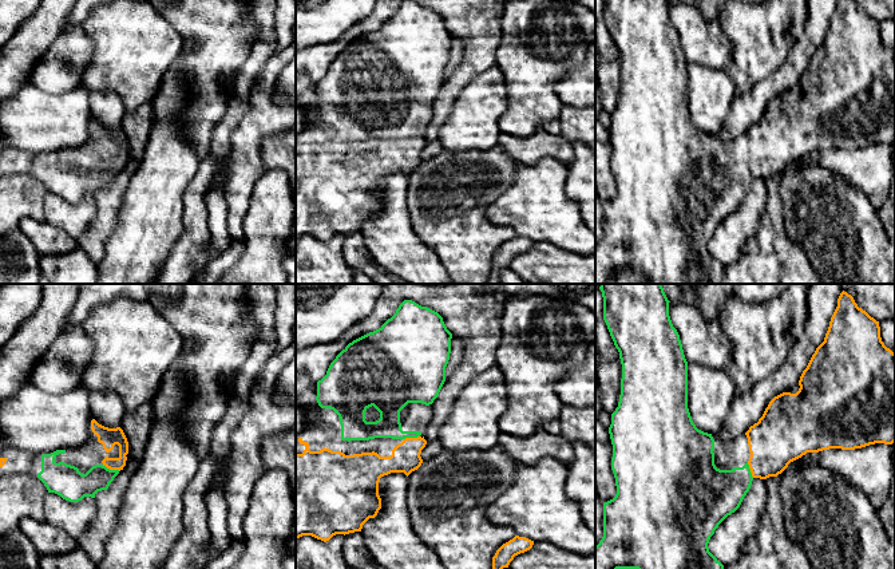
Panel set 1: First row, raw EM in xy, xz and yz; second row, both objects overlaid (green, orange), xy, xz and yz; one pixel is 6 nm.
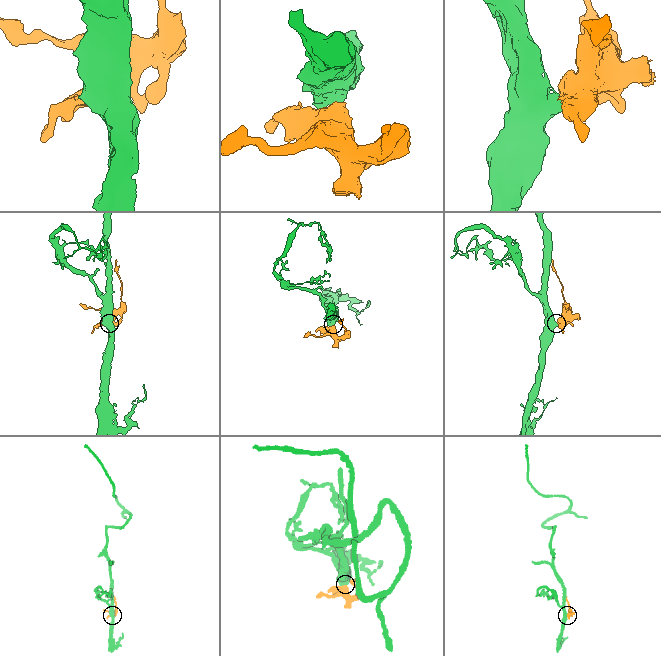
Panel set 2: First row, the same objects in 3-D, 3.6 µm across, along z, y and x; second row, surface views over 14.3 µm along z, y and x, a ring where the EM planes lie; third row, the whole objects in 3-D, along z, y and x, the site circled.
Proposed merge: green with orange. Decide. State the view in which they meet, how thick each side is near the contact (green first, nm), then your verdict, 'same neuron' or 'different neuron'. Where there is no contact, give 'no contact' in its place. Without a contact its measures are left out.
xy | 180/110 nm | same neuron

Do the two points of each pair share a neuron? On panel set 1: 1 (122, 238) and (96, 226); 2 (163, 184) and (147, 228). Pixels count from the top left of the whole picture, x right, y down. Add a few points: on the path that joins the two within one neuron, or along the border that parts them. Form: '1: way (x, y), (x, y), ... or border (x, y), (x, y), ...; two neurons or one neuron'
1: border (122, 204), (98, 261); two neurons
2: way (154, 194), (150, 217); one neuron

